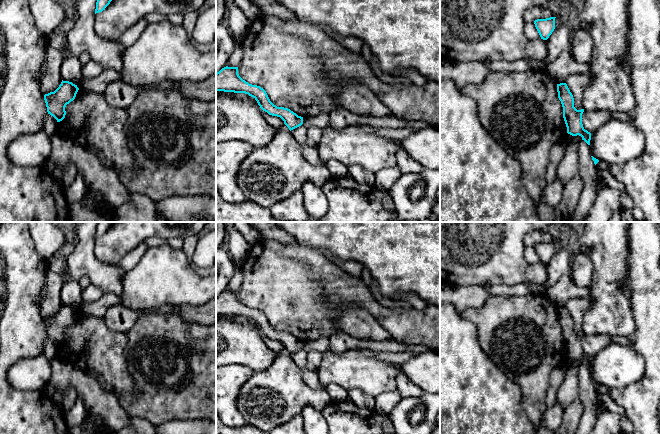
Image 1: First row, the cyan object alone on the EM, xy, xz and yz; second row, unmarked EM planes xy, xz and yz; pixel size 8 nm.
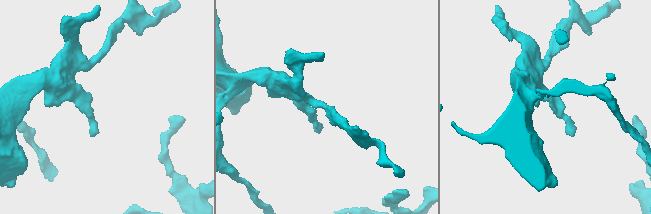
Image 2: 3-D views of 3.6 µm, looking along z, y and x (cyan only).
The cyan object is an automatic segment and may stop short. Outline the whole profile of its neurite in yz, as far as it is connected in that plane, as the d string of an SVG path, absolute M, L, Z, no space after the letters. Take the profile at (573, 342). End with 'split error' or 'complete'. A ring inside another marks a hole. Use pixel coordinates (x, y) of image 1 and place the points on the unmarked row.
M566 307L557 308L558 322L563 331L563 342L567 351L567 357L572 360L581 360L590 369L591 357L584 353L582 338L584 333L577 334L574 331L574 322Z; complete

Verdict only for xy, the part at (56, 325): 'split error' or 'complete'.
complete

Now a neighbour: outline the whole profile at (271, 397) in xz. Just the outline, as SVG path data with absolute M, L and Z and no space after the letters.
M279 354L267 369L254 372L242 385L237 406L248 424L263 431L270 431L293 417L301 415L306 406L312 406L322 412L331 401L324 387L312 389L305 384L301 369L290 356Z

